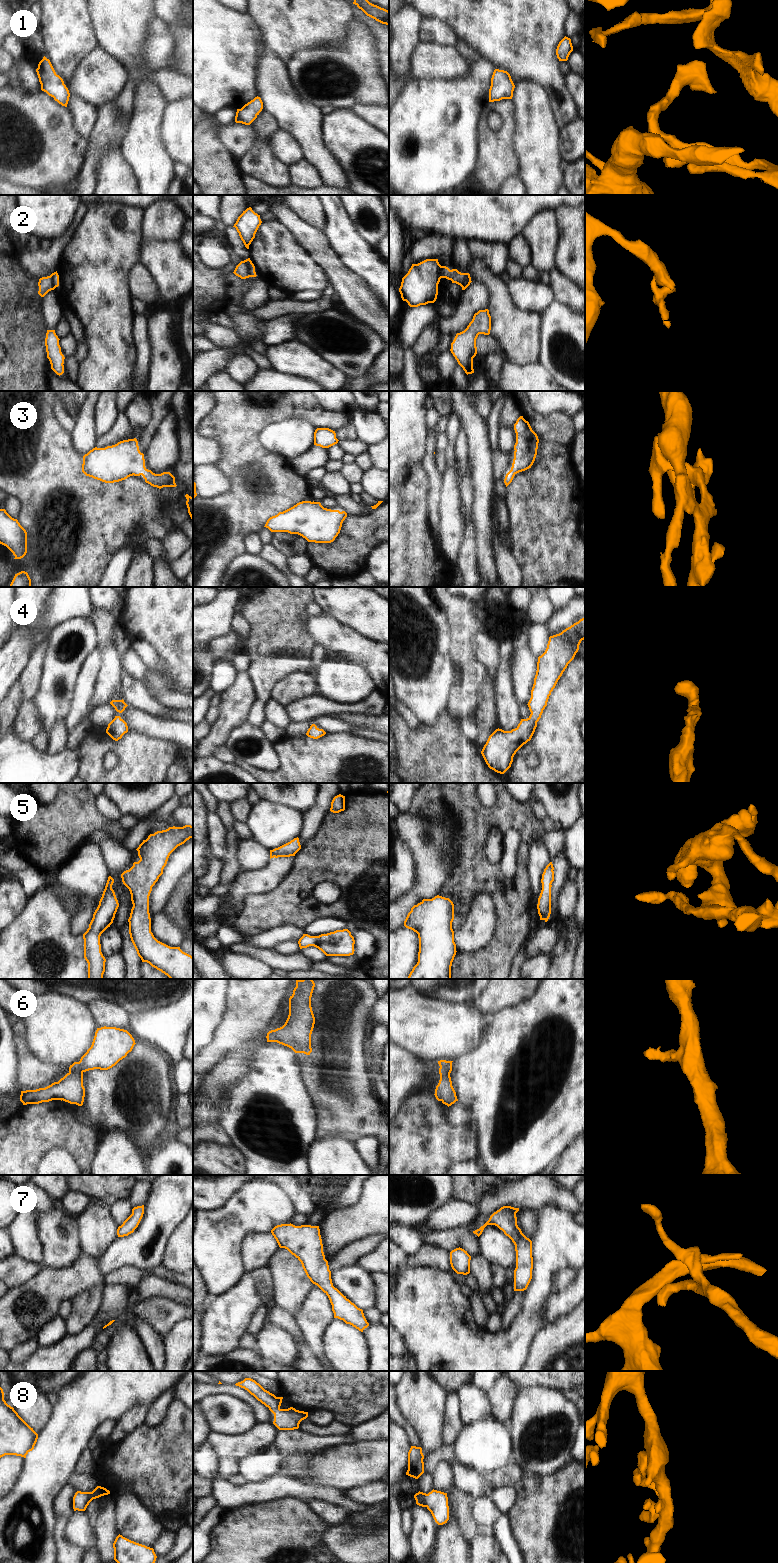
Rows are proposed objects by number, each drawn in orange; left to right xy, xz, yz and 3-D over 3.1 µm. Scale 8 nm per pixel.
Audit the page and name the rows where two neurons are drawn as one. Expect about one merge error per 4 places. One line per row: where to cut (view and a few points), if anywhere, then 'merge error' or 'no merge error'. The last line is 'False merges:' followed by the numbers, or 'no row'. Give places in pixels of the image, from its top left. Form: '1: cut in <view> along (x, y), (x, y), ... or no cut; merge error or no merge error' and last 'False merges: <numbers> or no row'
1: no cut; no merge error
2: cut in xz along (242, 261), (247, 266), (250, 276); merge error
3: no cut; no merge error
4: no cut; no merge error
5: no cut; no merge error
6: no cut; no merge error
7: no cut; no merge error
8: no cut; no merge error
False merges: 2

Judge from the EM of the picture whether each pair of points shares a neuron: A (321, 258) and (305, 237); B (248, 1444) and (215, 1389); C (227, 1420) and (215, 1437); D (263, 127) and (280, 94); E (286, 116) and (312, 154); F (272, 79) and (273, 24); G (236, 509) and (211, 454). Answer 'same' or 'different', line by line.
A: same
B: different
C: different
D: different
E: same
F: different
G: different

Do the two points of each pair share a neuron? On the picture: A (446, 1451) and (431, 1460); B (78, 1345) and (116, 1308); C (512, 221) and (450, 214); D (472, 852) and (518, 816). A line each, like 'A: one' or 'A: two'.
A: one
B: one
C: one
D: one

